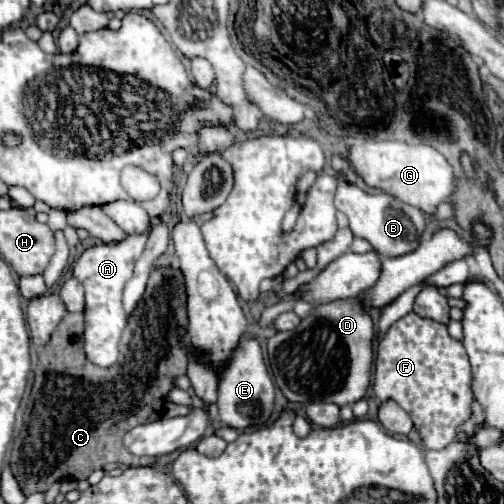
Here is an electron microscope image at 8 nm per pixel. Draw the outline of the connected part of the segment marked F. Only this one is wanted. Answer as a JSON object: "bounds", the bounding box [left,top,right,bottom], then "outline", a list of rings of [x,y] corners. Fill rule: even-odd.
{"bounds":[374,313,472,449],"outline":[[[408,313],[378,343],[374,393],[378,401],[394,399],[412,417],[426,449],[442,449],[454,439],[466,439],[466,435],[456,433],[456,427],[470,417],[470,381],[472,371],[462,343],[454,341],[448,329],[432,319]]]}

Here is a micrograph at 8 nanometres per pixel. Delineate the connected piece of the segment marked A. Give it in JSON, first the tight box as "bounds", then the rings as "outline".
{"bounds":[72,233,148,367],"outline":[[[148,233],[128,235],[120,243],[104,243],[86,249],[74,265],[72,275],[82,281],[86,289],[86,357],[98,367],[110,367],[118,359],[118,343],[126,327],[126,311],[122,307],[122,291],[126,281],[132,277],[134,263],[146,247]]]}

